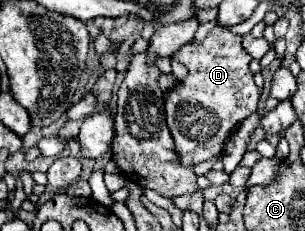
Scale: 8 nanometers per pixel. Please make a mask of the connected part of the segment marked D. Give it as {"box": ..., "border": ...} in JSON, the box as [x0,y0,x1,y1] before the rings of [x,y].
{"box":[164,24,262,166],"border":[[[216,24],[204,42],[188,42],[176,52],[176,56],[172,56],[190,72],[186,80],[178,82],[178,86],[166,94],[164,104],[168,130],[174,138],[180,164],[184,166],[194,166],[212,156],[218,156],[224,150],[224,140],[234,130],[234,126],[256,112],[262,88],[254,84],[252,72],[248,70],[248,62],[252,58],[244,52],[240,40],[242,38],[238,34]]]}

